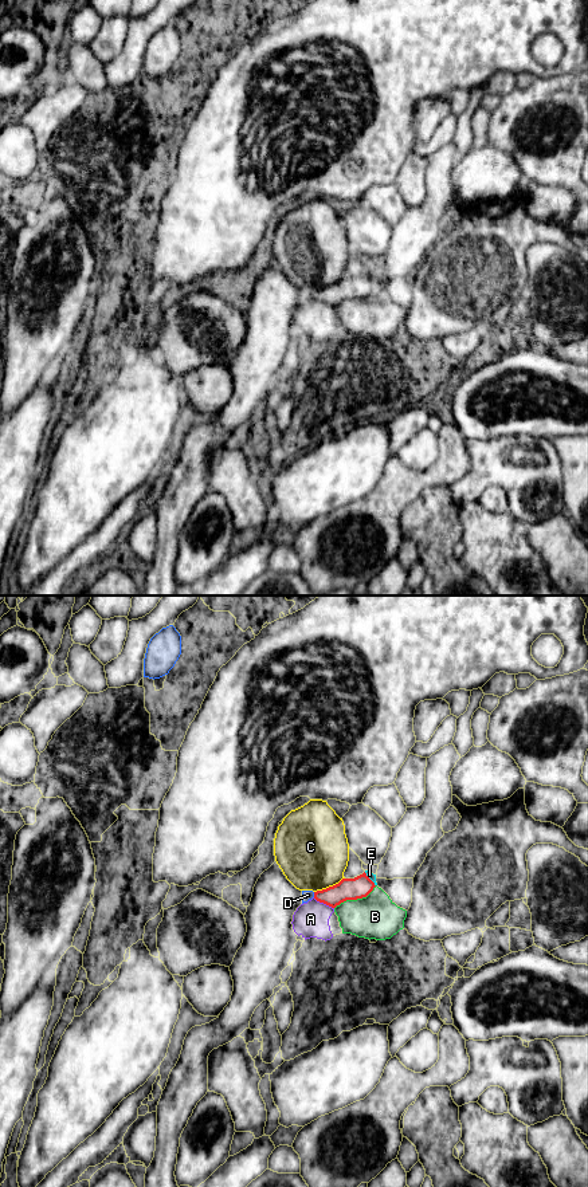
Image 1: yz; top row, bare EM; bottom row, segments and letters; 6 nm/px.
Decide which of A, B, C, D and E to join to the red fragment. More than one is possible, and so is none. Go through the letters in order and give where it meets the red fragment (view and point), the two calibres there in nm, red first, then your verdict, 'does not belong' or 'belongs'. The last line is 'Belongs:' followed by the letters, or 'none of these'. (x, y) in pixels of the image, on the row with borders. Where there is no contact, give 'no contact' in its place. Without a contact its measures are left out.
A: yz (324, 903) | 130/200 nm | does not belong
B: yz (355, 899) | 130/260 nm | does not belong
C: yz (329, 887) | 130/440 nm | does not belong
D: yz (314, 895) | 130/60 nm | does not belong
E: yz (369, 879) | 130/40 nm | belongs
Belongs: E

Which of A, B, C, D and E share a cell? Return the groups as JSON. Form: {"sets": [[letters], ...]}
{"sets": [["A", "D"], ["B"], ["C"], ["E"]]}

